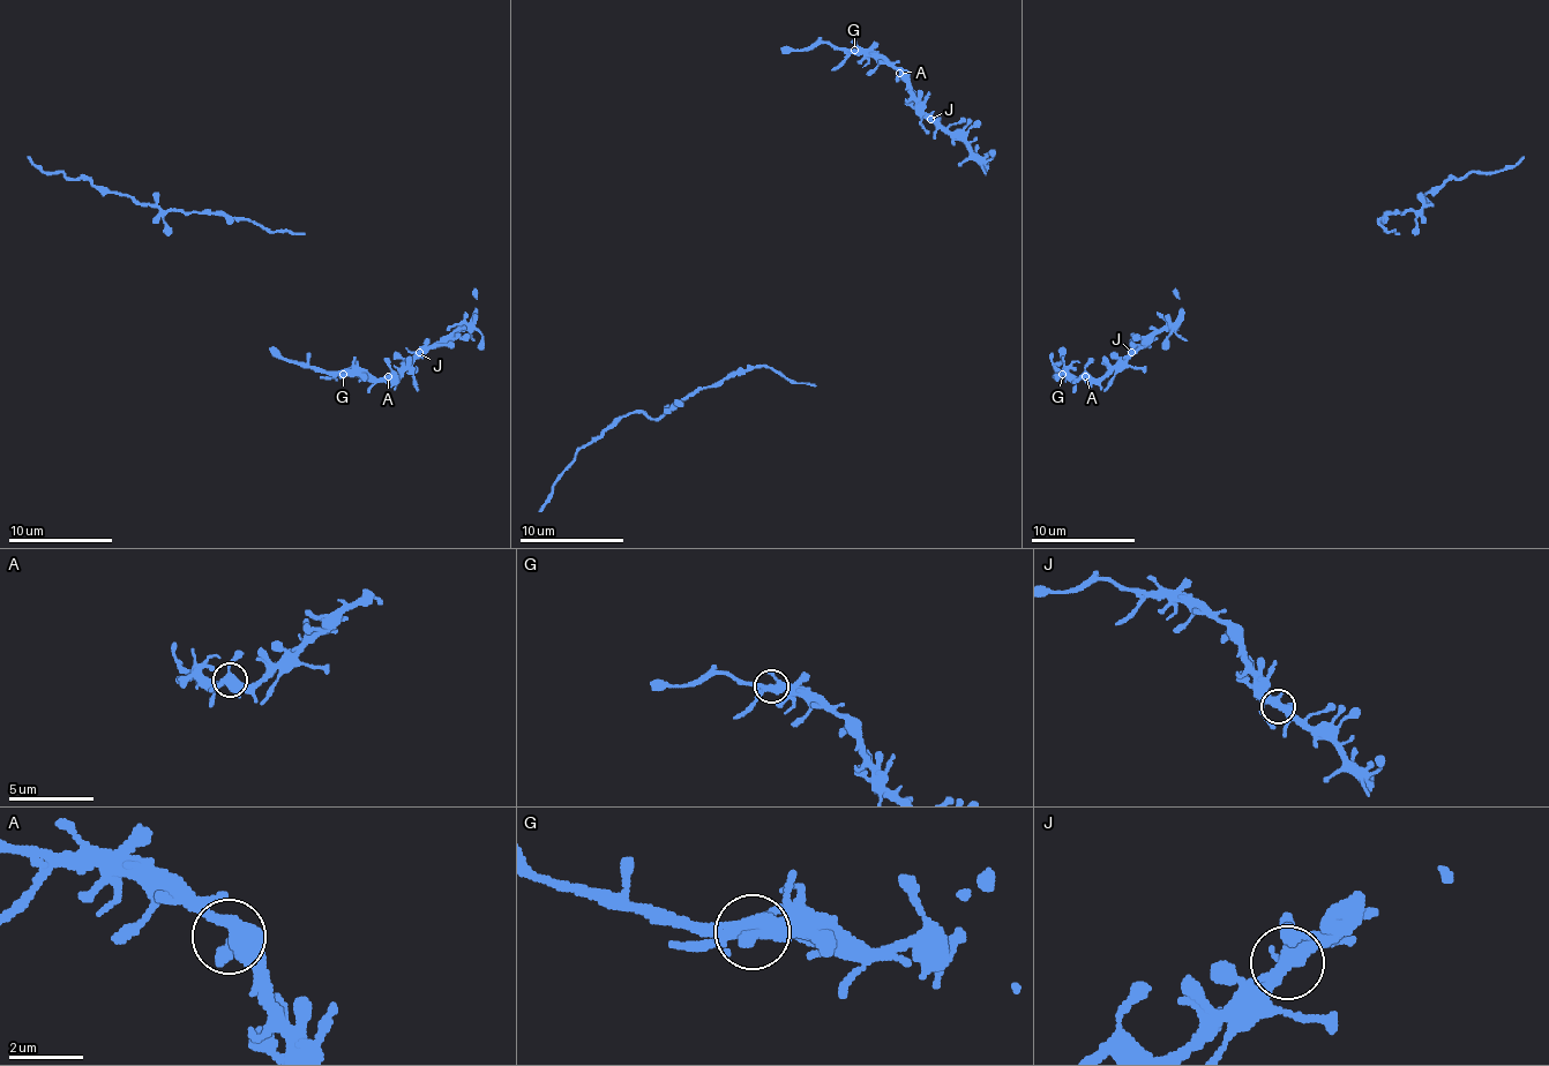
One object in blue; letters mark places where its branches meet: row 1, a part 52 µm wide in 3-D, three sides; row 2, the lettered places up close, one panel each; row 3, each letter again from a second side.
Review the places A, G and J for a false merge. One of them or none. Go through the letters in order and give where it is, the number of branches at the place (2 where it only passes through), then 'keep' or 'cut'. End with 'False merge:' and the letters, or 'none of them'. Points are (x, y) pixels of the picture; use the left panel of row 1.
A: (388, 376) | 4 | keep
G: (343, 374) | 4 | keep
J: (419, 352) | 4 | keep
False merge: none of them

